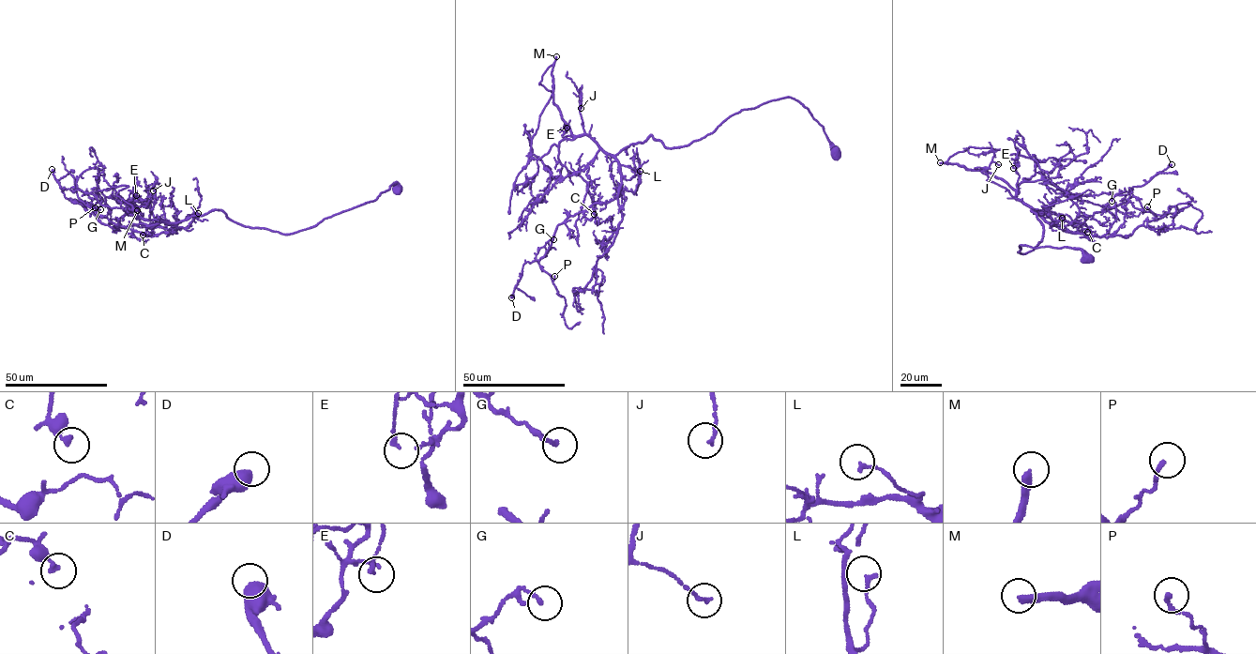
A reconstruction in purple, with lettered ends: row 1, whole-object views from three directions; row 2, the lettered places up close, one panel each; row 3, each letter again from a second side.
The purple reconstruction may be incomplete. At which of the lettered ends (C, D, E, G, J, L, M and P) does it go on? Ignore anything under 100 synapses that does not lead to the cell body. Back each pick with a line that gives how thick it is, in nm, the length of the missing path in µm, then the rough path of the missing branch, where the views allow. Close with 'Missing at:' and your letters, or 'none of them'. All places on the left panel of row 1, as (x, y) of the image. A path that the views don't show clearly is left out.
M: calibre 360 nm; missing 250 µm
Missing at: M

